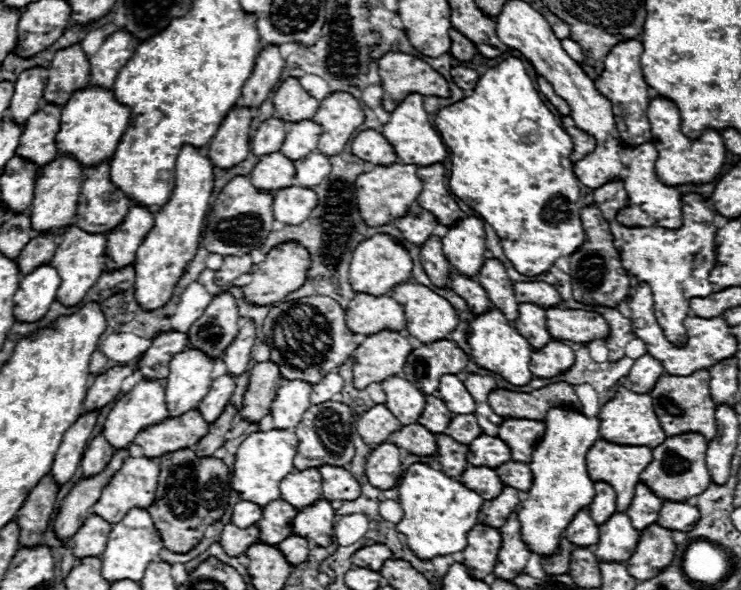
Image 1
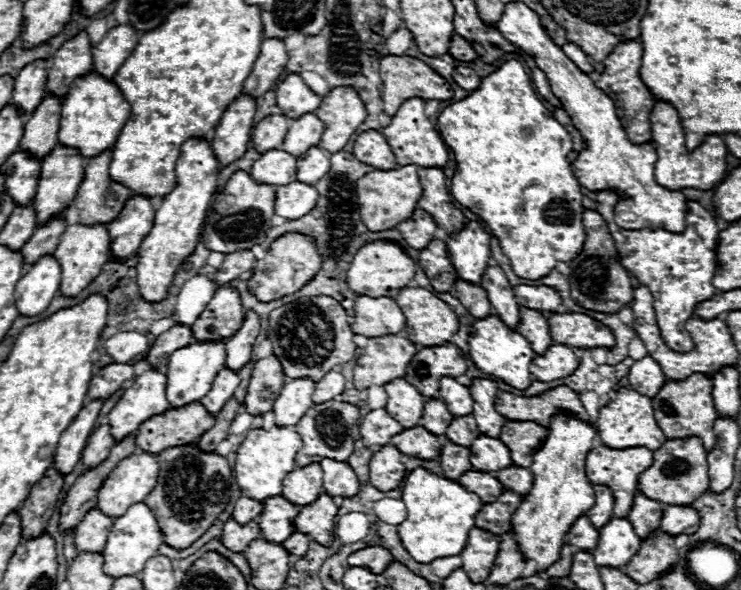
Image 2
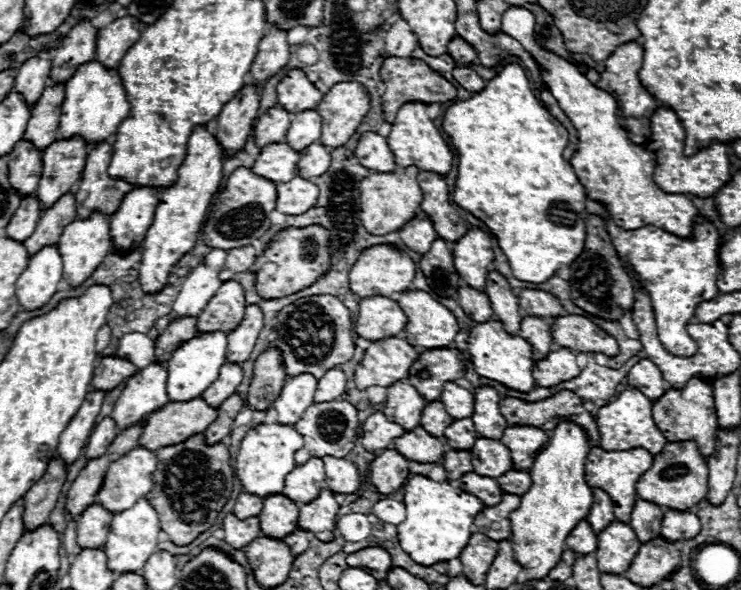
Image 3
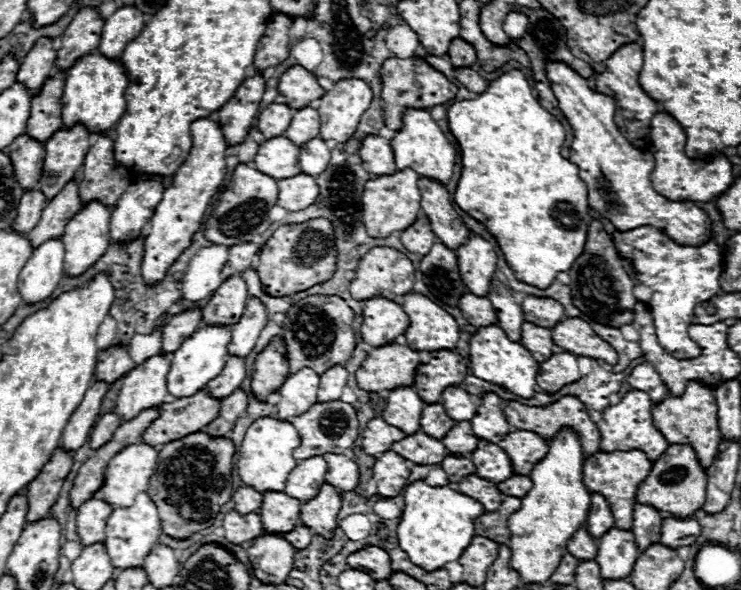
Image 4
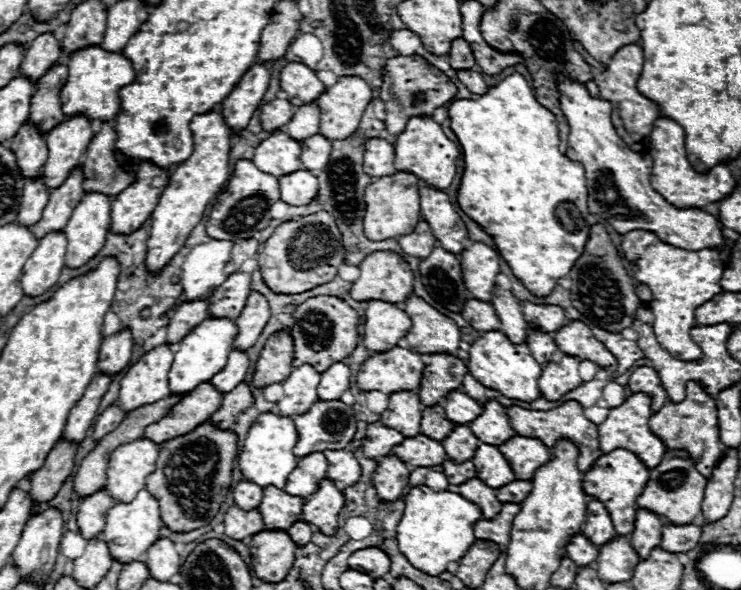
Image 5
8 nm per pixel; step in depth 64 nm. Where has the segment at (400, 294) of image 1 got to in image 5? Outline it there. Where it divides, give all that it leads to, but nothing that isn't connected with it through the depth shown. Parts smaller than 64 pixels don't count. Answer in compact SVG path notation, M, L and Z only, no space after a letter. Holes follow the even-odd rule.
M408 296L404 302L404 312L412 320L412 328L406 334L410 350L418 354L448 352L454 354L460 344L458 326L436 308L432 308L420 296Z

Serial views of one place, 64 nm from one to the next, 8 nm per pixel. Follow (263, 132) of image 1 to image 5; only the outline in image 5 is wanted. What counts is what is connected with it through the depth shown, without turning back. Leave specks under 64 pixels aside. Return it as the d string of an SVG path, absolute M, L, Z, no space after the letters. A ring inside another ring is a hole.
M272 100L262 106L260 110L260 124L264 132L274 132L278 128L284 128L290 118L294 116L294 106L288 100Z

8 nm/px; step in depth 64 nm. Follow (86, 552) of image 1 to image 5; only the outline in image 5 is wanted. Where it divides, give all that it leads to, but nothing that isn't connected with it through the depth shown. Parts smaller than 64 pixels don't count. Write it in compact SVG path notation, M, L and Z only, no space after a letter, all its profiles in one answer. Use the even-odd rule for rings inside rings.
M98 490L82 500L78 510L78 530L86 540L96 538L102 532L110 506L114 506L114 500L104 490Z

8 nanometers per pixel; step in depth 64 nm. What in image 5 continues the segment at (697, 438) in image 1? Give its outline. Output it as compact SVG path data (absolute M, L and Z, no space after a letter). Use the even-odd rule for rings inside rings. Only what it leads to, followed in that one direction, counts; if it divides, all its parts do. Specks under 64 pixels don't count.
M666 450L666 456L658 464L658 468L650 470L650 480L646 482L642 496L638 496L638 506L652 510L658 516L664 516L668 522L690 524L700 514L706 482L708 480L694 468L694 462L690 460L688 452Z

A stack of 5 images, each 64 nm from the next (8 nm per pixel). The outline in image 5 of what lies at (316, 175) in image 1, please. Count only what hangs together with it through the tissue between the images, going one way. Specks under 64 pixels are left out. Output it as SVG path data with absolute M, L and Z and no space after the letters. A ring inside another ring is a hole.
M314 134L306 140L302 140L300 144L302 144L300 160L302 160L306 170L316 172L316 170L322 170L328 164L330 152L332 152L332 146L330 146L328 138L324 138L322 134Z

